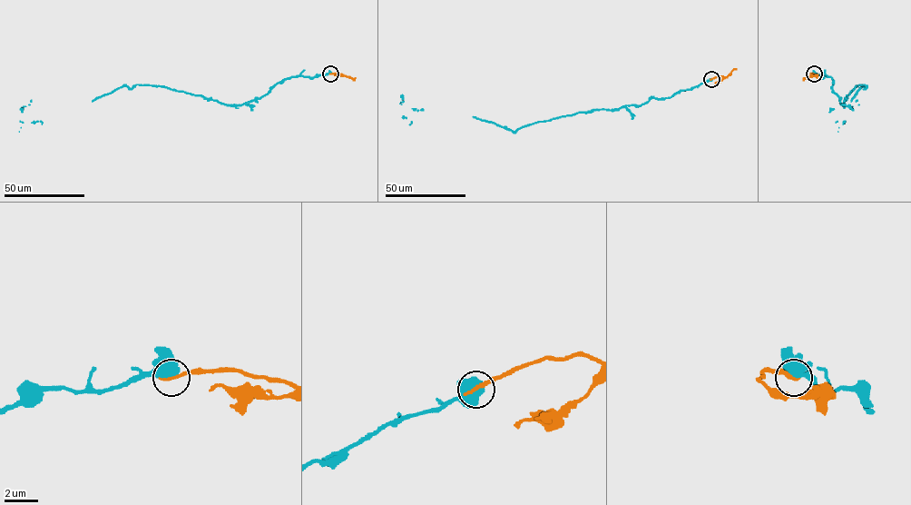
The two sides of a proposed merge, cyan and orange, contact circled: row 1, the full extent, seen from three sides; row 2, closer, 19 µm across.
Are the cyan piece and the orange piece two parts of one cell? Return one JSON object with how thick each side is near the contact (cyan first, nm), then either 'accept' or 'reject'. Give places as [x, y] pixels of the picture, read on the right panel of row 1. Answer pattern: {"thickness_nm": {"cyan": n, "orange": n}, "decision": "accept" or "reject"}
{"thickness_nm": {"cyan": 750, "orange": 240}, "decision": "reject"}

